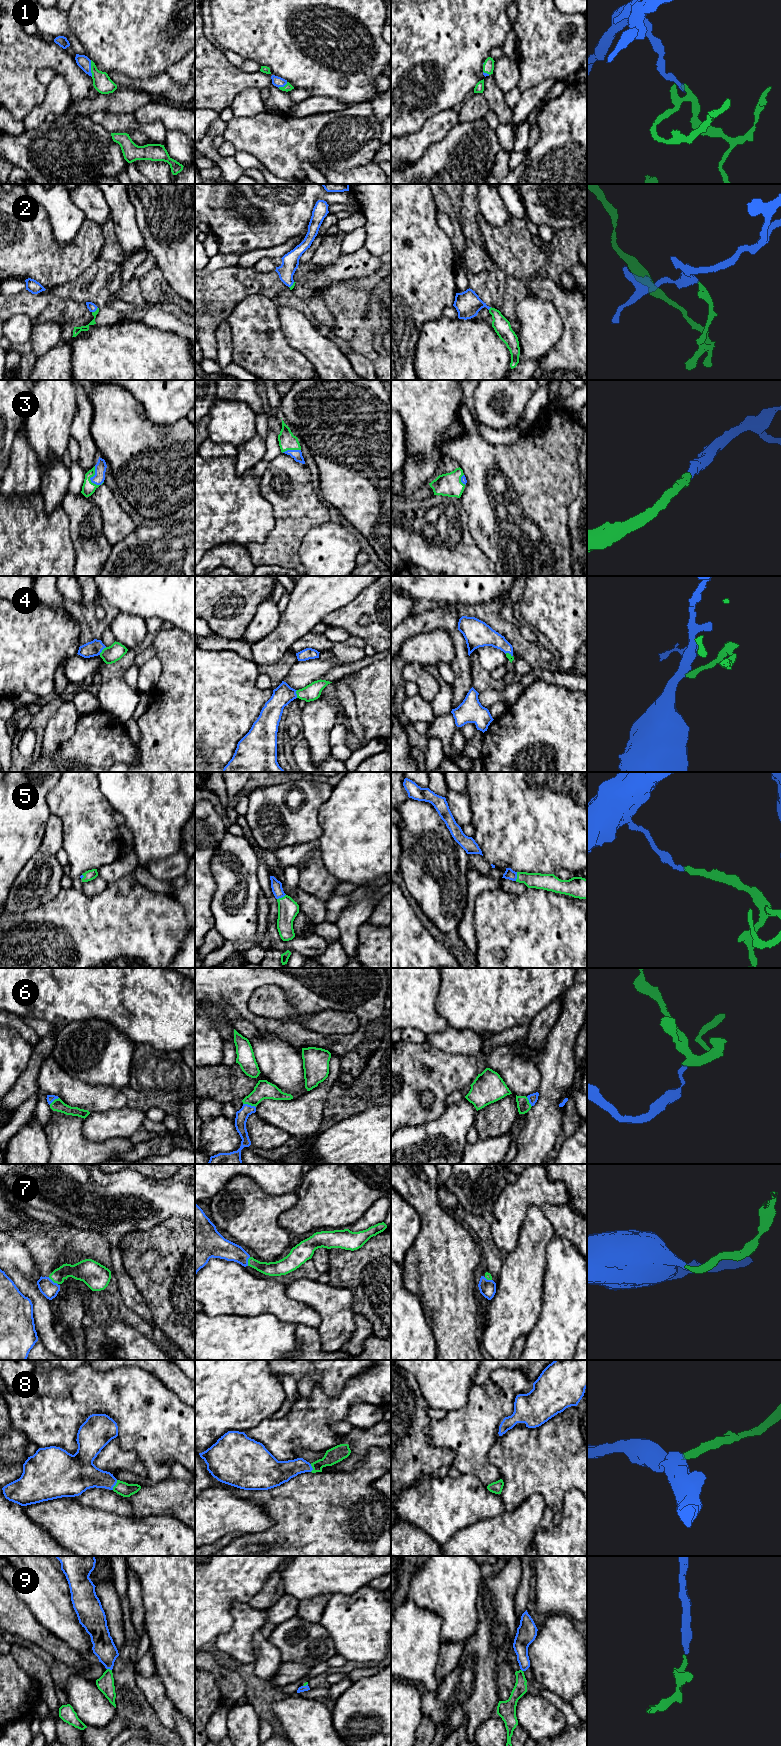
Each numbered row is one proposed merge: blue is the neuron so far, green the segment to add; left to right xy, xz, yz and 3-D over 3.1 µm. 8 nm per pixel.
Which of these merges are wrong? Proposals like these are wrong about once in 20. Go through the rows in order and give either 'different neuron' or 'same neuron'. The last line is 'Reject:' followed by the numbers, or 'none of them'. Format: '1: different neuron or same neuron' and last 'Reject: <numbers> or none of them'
1: same neuron
2: same neuron
3: same neuron
4: same neuron
5: same neuron
6: same neuron
7: same neuron
8: same neuron
9: same neuron
Reject: none of them

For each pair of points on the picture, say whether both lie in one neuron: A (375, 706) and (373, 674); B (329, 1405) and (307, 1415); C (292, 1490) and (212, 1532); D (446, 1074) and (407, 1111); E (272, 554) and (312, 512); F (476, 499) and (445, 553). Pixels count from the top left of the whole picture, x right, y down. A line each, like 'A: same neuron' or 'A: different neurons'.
A: same neuron
B: same neuron
C: different neurons
D: same neuron
E: same neuron
F: different neurons

